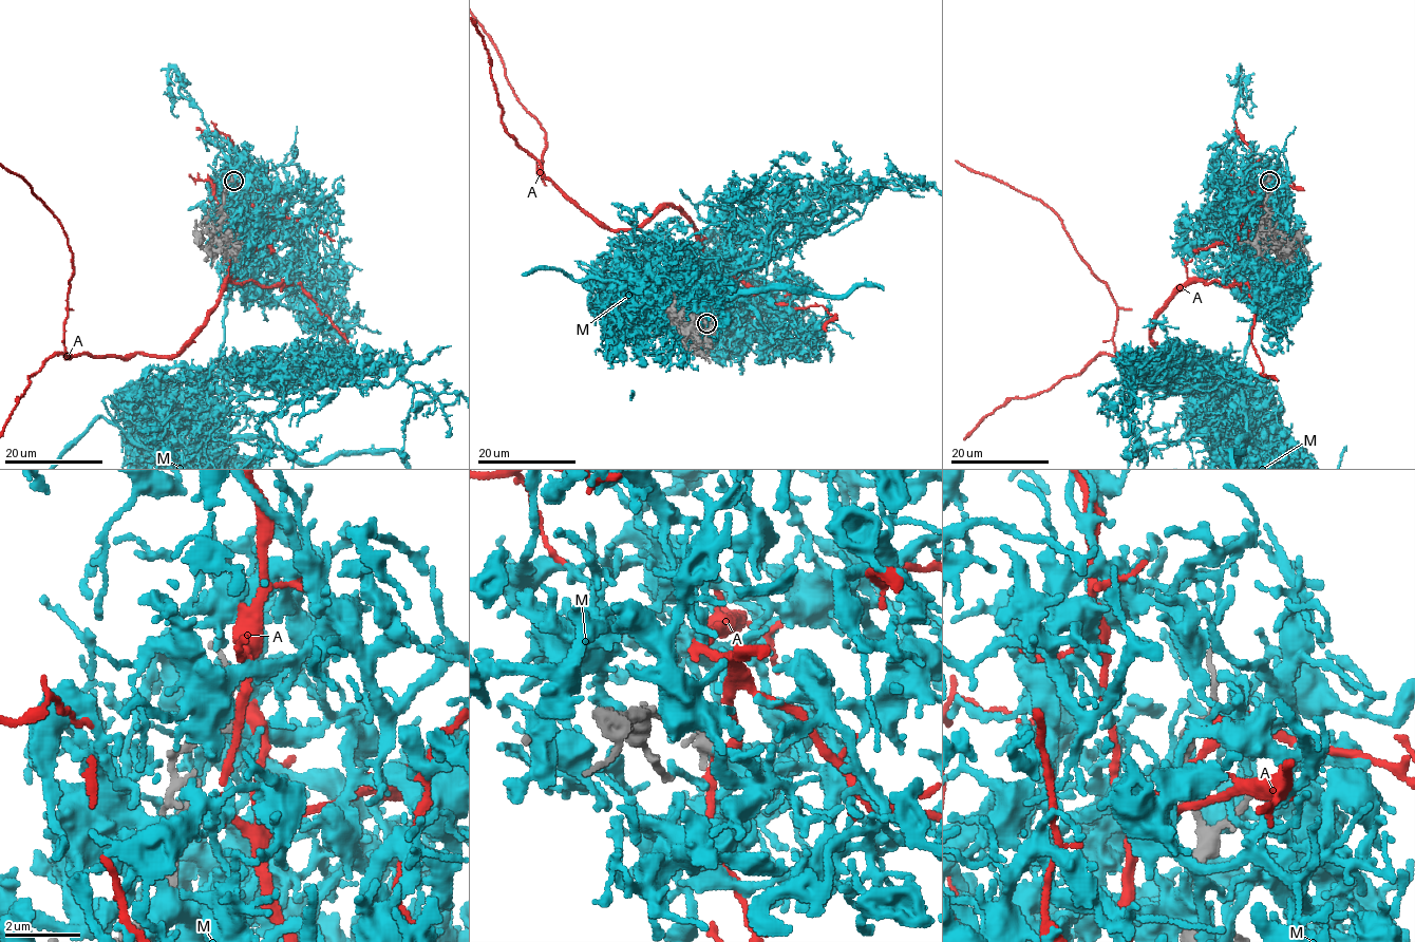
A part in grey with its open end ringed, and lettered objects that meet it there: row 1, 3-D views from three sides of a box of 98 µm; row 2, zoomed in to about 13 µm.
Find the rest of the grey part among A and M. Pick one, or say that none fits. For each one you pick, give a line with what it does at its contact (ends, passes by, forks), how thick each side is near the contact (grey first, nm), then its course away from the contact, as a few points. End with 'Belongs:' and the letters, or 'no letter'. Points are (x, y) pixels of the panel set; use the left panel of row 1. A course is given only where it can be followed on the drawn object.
M: it passes by; calibres 280 and 280 nm
Belongs: M

